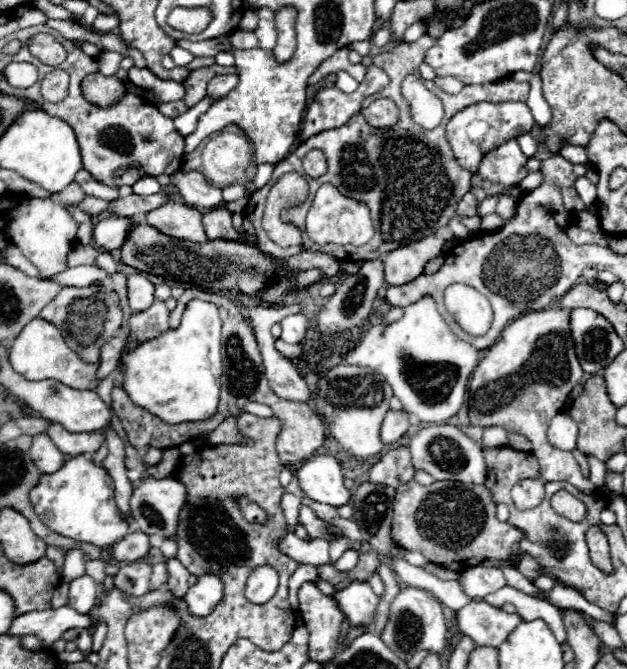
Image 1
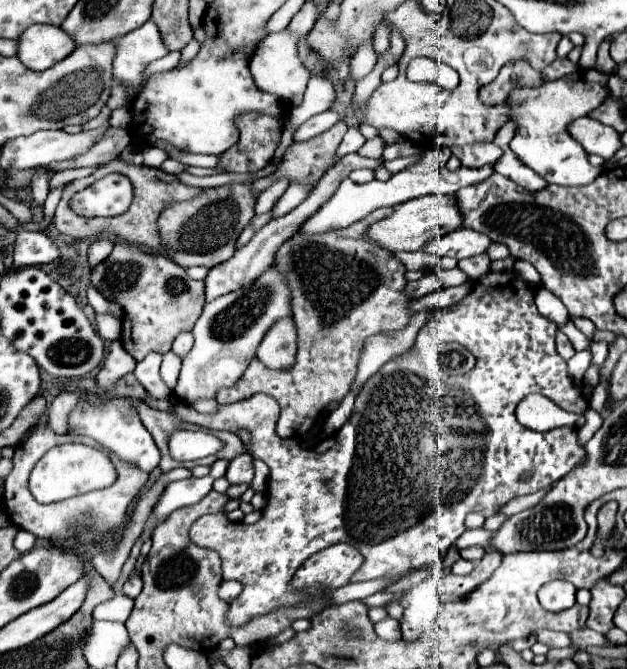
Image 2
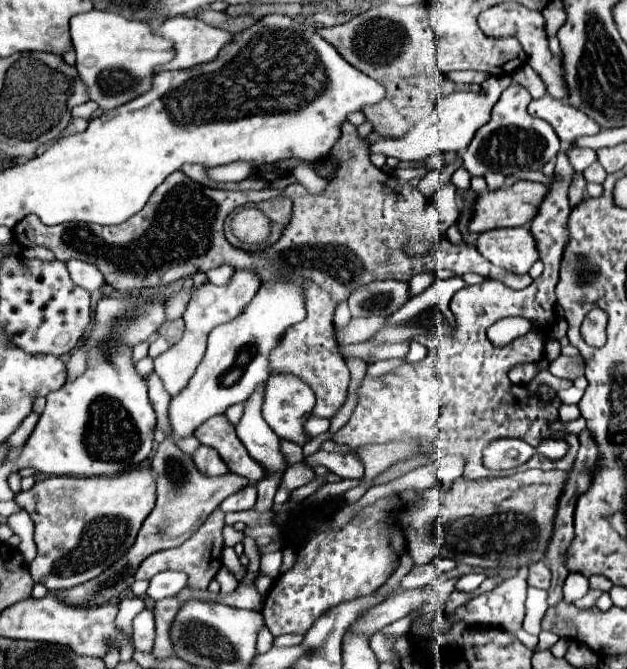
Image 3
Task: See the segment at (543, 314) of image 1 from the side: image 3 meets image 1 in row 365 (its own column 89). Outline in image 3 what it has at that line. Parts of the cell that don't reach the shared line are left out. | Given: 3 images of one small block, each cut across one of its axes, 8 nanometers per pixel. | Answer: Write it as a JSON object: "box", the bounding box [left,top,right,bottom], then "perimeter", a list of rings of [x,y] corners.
{"box":[16,468,156,590],"perimeter":[[[130,468],[116,476],[96,476],[96,478],[70,478],[70,476],[52,476],[34,484],[28,492],[16,494],[16,504],[20,504],[32,518],[36,530],[34,540],[38,546],[36,558],[30,562],[30,574],[36,584],[44,584],[48,590],[64,590],[88,582],[100,576],[108,566],[112,566],[132,544],[144,522],[152,512],[156,502],[156,482],[152,470]]]}

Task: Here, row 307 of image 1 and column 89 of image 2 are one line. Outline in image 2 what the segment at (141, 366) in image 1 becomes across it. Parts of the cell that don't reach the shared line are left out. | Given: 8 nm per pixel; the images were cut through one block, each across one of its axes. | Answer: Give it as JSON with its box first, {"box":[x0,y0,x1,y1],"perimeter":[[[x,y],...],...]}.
{"box":[72,174,132,216],"perimeter":[[[108,174],[72,198],[72,210],[82,216],[118,216],[132,202],[132,184],[120,174]]]}

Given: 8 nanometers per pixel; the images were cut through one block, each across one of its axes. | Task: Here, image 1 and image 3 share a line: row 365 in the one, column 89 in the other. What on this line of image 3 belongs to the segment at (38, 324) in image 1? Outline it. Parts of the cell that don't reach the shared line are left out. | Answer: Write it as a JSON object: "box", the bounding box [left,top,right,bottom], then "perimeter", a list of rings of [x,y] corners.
{"box":[70,10,174,110],"perimeter":[[[90,10],[84,14],[76,14],[70,18],[70,38],[76,50],[76,68],[84,84],[88,86],[88,94],[102,110],[112,110],[120,104],[126,104],[134,100],[136,96],[144,94],[152,86],[154,78],[154,66],[166,64],[174,58],[172,42],[166,38],[158,38],[152,34],[152,28],[146,22],[136,22],[136,20],[126,20],[120,14],[114,12],[104,12],[104,10]]]}

